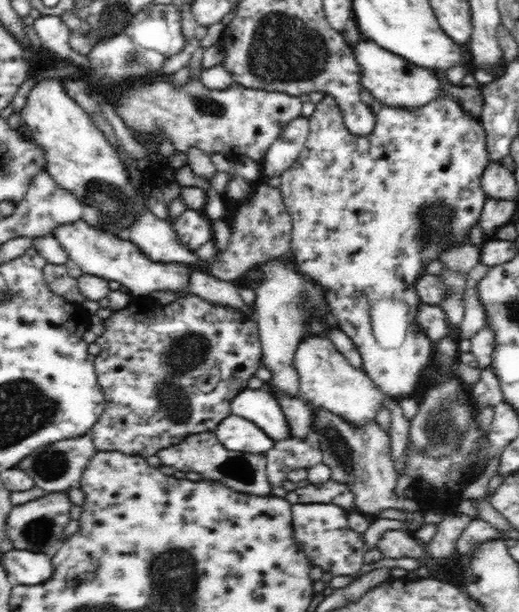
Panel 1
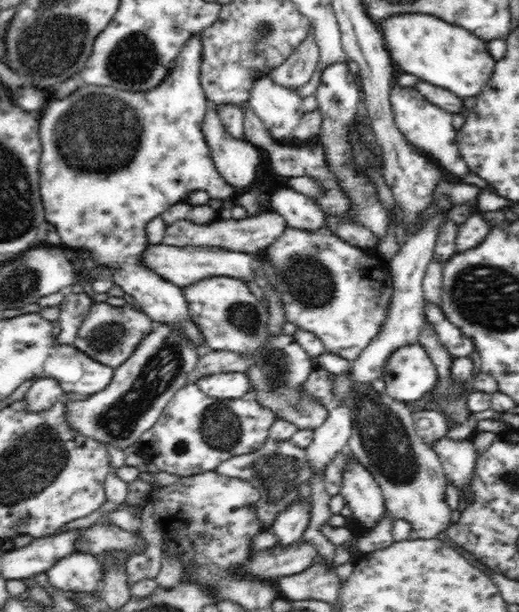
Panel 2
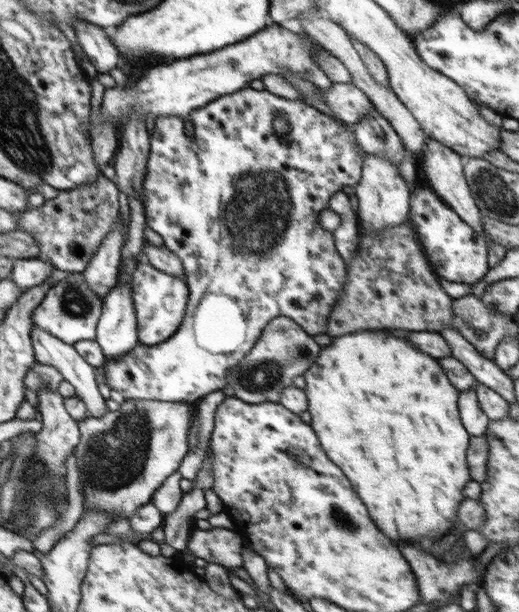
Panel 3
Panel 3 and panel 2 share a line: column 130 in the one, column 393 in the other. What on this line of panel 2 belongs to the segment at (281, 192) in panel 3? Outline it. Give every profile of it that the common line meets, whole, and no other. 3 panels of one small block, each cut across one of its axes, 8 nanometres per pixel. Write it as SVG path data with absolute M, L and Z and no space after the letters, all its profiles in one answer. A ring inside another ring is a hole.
M418 342L392 351L384 365L385 393L408 403L431 392L439 380L438 368Z

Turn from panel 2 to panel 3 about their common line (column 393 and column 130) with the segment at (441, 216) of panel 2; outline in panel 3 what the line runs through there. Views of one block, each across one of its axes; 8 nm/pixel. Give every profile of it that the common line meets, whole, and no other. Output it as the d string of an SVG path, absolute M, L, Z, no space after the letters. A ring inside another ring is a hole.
M133 256L120 262L117 275L117 284L104 297L104 308L102 318L98 322L98 338L96 342L100 344L102 352L107 360L118 360L120 356L126 356L130 350L138 345L138 326L136 326L136 308L132 302L132 275L140 260Z

